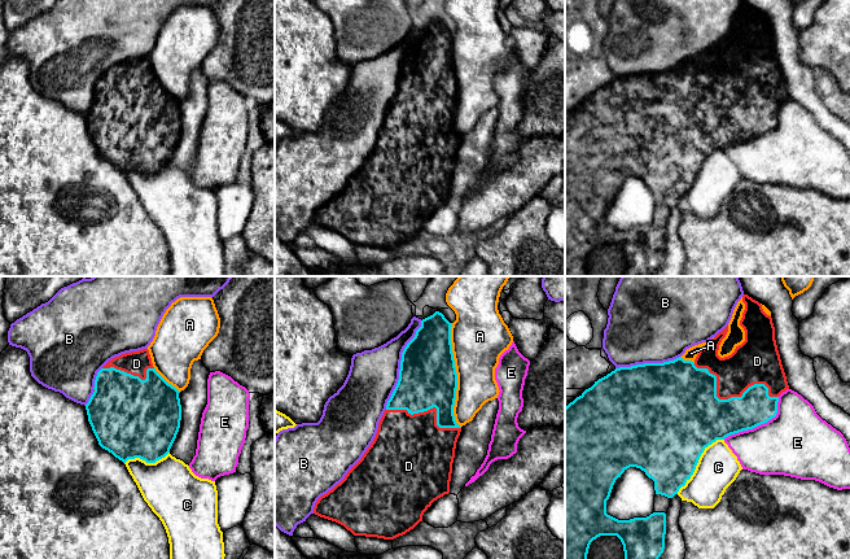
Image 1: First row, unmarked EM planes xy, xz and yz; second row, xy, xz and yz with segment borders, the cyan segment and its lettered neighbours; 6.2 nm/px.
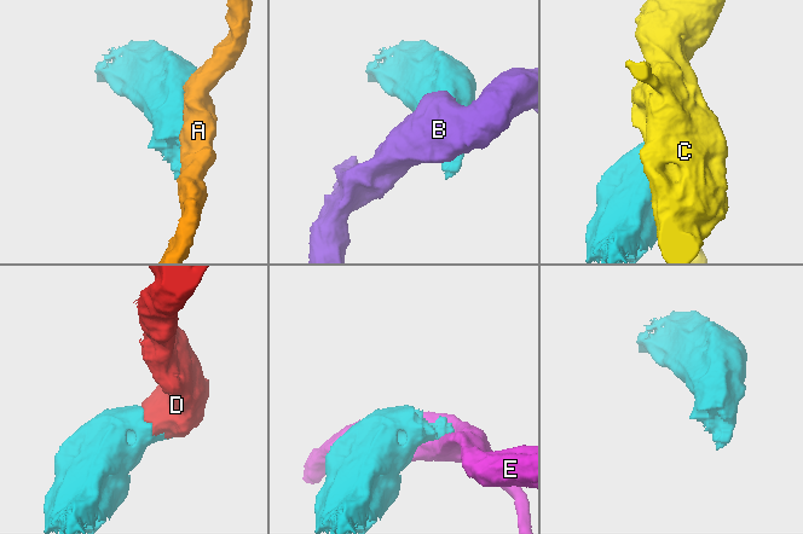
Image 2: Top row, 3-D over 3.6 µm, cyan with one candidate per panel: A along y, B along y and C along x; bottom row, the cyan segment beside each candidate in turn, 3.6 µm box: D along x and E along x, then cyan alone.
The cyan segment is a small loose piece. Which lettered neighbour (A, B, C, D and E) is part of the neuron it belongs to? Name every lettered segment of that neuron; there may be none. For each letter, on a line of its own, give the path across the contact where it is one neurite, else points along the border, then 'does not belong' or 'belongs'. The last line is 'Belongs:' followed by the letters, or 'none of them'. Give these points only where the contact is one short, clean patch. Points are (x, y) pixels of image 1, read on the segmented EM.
A: does not belong
B: does not belong
C: does not belong
D: belongs
E: does not belong
Belongs: D

